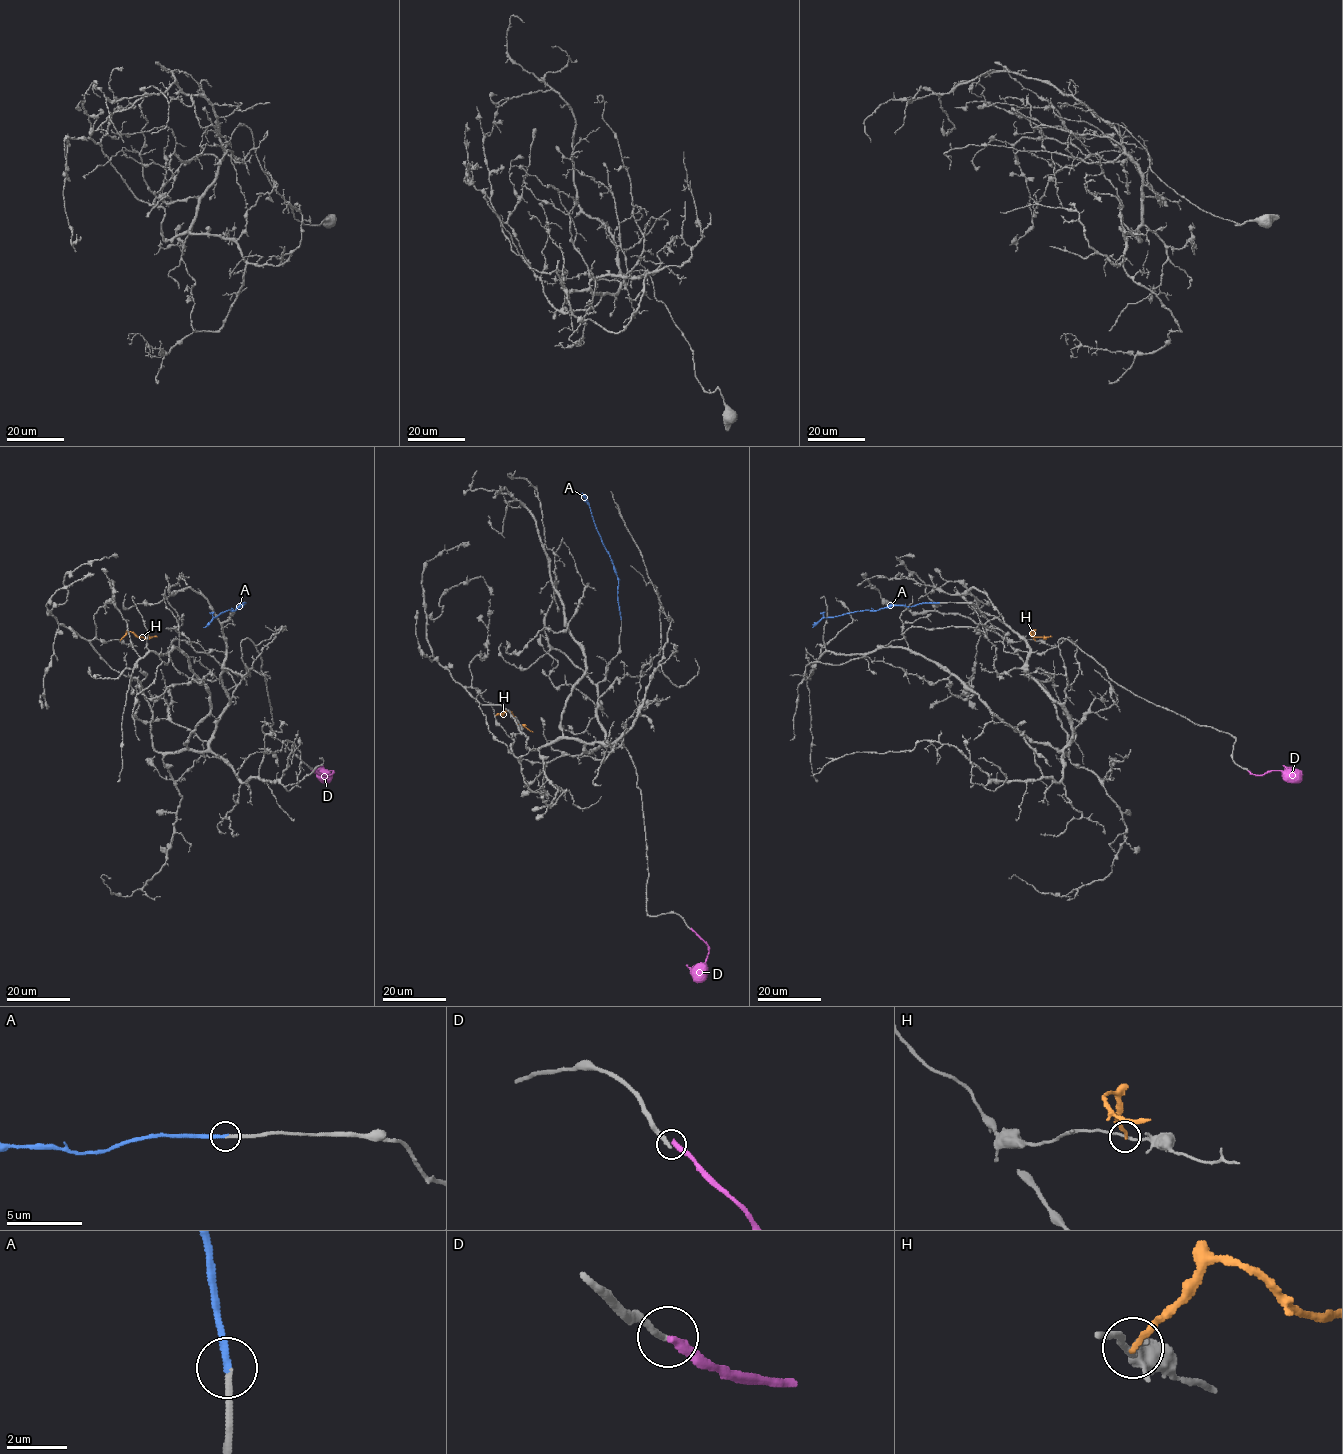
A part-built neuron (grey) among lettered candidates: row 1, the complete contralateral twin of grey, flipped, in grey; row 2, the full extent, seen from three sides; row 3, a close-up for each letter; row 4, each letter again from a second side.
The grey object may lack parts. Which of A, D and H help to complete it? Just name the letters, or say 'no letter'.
A

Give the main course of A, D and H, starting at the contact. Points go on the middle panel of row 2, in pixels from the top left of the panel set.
A: (621, 619), (615, 568), (596, 529), (588, 500), (579, 493)
D: (690, 928), (708, 948), (706, 972), (697, 982)
H: (495, 715), (508, 711), (532, 732)

